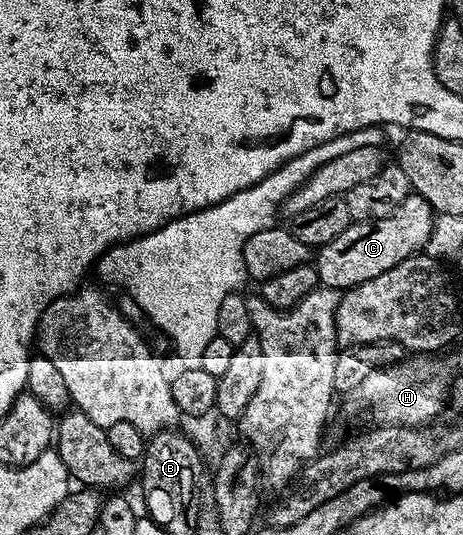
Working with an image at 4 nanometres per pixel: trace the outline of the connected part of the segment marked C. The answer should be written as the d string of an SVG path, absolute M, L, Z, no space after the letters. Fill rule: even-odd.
M408 192L404 201L400 200L395 210L380 221L356 221L333 243L318 246L313 257L315 270L319 273L319 283L325 289L346 291L361 283L377 279L385 271L397 267L405 259L422 254L429 243L429 231L437 216L431 204L418 193Z

